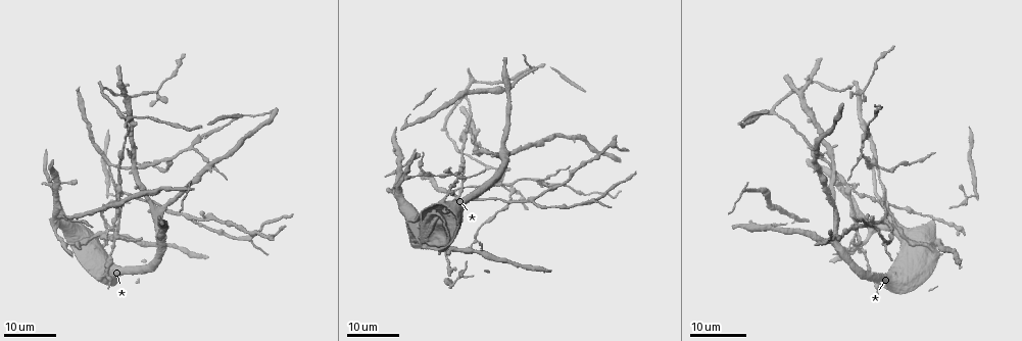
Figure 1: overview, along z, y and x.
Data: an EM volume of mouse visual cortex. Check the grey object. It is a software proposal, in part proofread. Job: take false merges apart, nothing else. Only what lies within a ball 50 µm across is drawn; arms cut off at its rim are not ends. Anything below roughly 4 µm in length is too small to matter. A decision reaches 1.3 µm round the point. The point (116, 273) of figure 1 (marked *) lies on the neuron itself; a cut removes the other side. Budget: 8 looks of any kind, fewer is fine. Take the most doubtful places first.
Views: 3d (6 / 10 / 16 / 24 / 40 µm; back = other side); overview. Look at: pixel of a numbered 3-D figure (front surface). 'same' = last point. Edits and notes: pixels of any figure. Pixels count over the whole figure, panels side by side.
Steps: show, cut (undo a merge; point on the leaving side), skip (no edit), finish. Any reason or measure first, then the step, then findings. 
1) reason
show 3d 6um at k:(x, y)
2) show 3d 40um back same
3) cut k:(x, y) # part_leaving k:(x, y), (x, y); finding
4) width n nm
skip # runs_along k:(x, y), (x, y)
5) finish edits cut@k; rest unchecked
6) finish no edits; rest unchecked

a fork
show 3d 16um at 1:(860, 147)

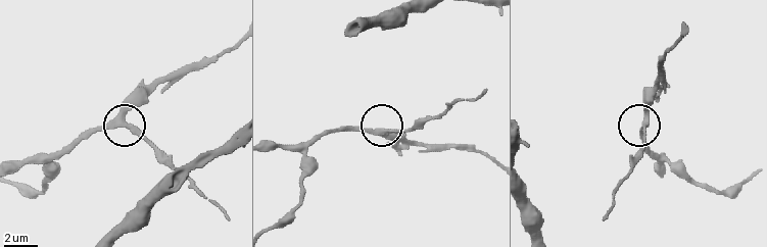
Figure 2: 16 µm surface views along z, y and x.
show 3d 10um at 2:(643, 123)

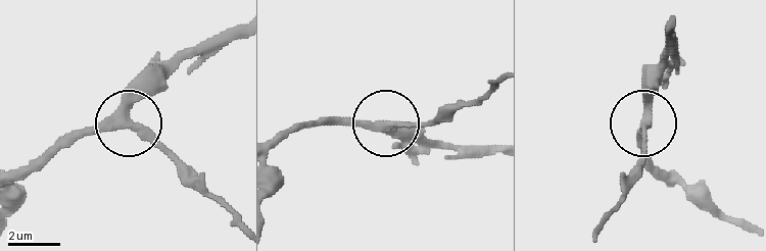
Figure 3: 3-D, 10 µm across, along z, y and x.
width 330 nm
skip # runs_along 3:(17, 180), (84, 136), (130, 126), (181, 169); one neuron here

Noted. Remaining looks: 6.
side arm on a straight run
show 3d 24um at 1:(457, 191)

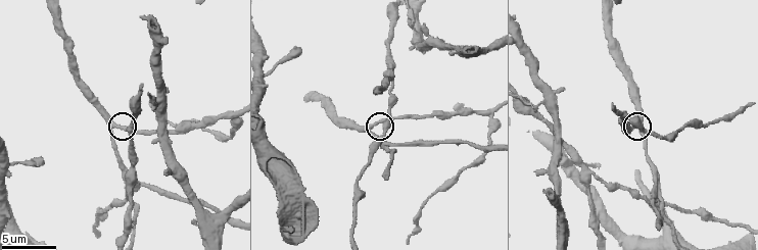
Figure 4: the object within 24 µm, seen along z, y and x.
zoom in
show 3d 10um at 4:(117, 124)

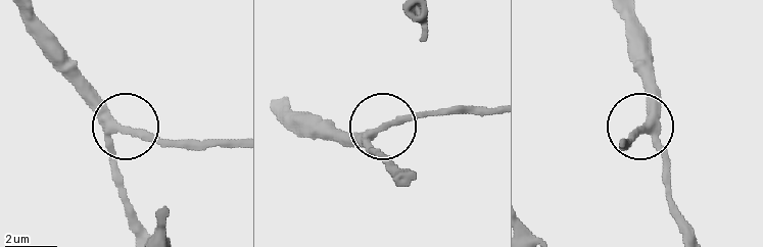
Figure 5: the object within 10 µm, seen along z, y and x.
side_arm 19 um
skip # runs_along 5:(694, 234), (673, 200), (663, 154), (642, 128), (652, 64); one neuron here

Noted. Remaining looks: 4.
arms part here
show 3d 6um at 4:(491, 116)

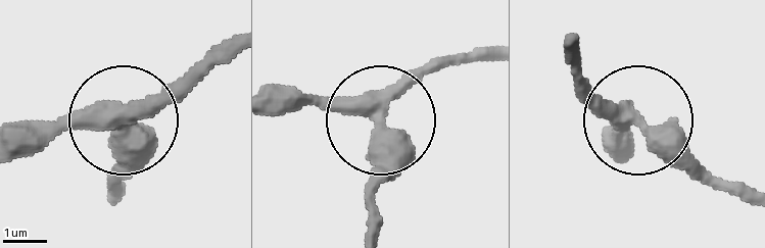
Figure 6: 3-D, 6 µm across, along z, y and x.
skip # continuous, no second neuron

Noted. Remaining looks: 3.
three arms meet
show 3d 16um at 4:(392, 143)

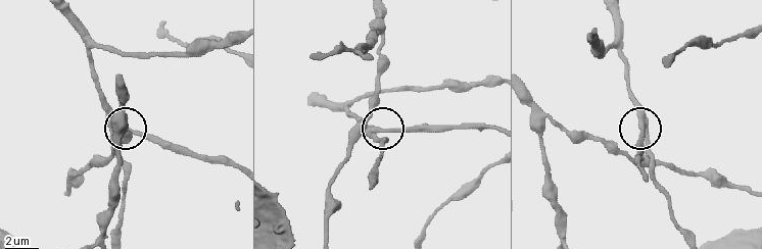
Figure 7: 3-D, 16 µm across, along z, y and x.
width 290 nm
skip # one neuron here

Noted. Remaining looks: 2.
finish no edits; rest unchecked

